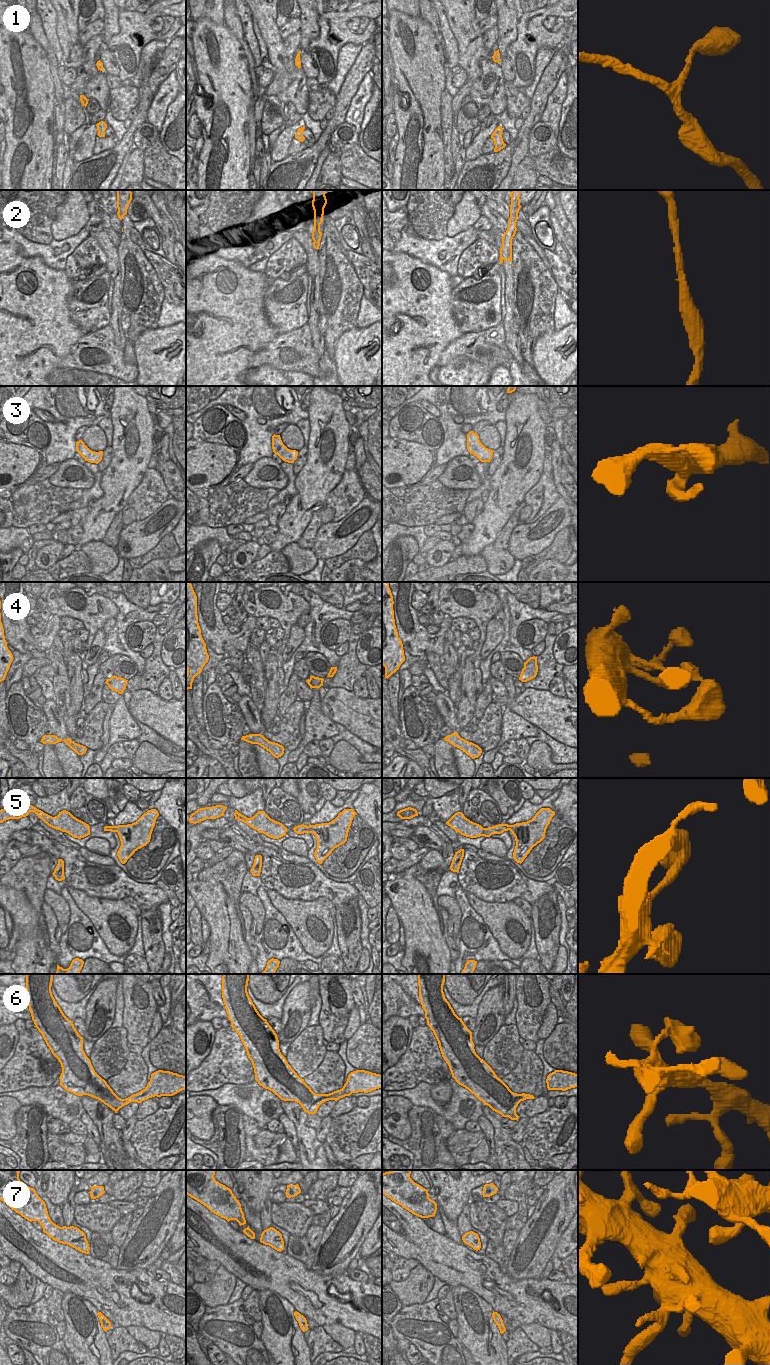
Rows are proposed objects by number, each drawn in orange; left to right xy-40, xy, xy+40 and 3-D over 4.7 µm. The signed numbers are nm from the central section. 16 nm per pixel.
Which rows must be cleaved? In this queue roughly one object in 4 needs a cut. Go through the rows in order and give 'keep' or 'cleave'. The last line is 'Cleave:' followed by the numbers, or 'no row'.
1: keep
2: keep
3: keep
4: keep
5: keep
6: keep
7: keep
Cleave: no row

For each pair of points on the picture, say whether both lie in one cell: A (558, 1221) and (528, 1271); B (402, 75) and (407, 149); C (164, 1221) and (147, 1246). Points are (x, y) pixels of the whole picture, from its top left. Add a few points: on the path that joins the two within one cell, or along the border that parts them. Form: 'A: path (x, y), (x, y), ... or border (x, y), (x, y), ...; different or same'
A: path (546, 1233), (532, 1259); same
B: path (411, 93), (411, 131); same
C: path (158, 1227), (147, 1240); same

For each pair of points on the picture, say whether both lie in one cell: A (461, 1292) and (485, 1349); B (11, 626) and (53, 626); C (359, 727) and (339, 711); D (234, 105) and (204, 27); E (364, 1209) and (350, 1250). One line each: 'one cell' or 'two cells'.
A: one cell
B: one cell
C: one cell
D: one cell
E: one cell

